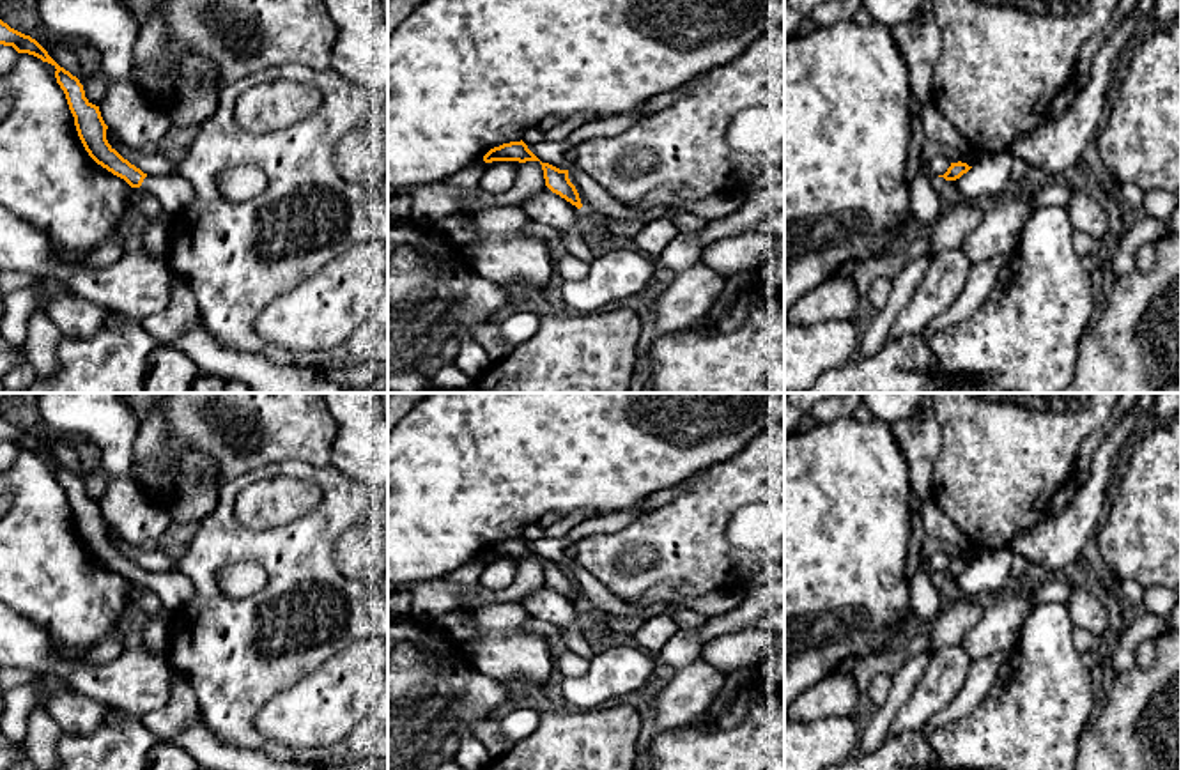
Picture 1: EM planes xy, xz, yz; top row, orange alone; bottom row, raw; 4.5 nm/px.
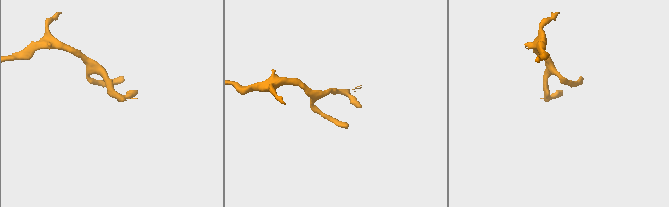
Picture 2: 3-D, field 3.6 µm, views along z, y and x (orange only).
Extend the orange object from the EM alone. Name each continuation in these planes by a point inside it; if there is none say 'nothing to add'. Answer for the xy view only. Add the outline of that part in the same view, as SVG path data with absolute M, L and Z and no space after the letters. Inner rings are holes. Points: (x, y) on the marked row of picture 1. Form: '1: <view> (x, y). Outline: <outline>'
1: xy (174, 192). Outline: M179 172L165 177L145 177L140 189L154 195L170 214L184 211L195 200L195 188Z

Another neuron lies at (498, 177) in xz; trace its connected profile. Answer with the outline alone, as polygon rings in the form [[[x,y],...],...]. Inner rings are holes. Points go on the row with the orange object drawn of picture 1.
[[[519,161],[487,163],[480,179],[480,189],[489,195],[501,195],[512,189],[517,181]]]

